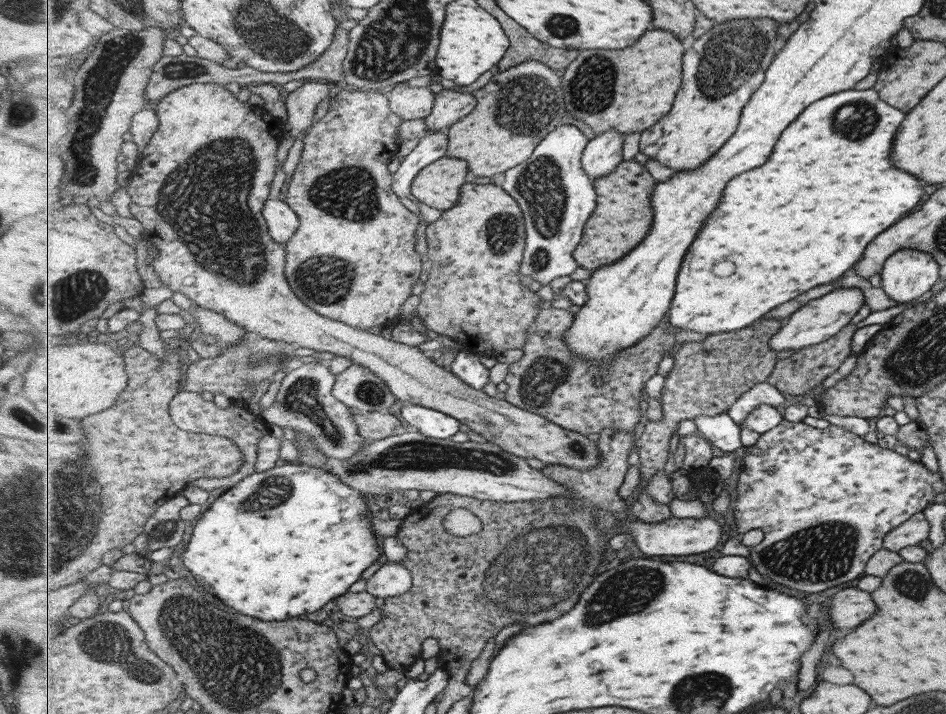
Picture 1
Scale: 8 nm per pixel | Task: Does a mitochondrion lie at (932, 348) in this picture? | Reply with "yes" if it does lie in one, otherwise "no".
yes

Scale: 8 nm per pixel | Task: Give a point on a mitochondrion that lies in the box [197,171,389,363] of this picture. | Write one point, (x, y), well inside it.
(311, 276)

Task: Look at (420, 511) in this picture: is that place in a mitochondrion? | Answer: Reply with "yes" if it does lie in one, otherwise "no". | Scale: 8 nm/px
no

